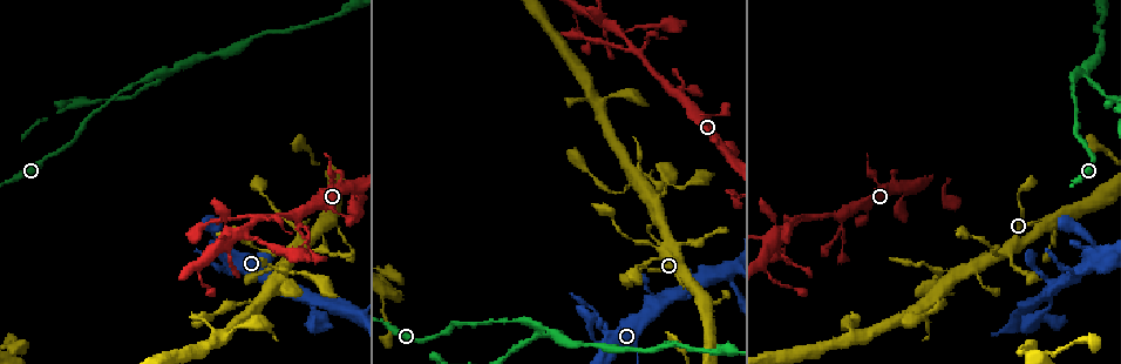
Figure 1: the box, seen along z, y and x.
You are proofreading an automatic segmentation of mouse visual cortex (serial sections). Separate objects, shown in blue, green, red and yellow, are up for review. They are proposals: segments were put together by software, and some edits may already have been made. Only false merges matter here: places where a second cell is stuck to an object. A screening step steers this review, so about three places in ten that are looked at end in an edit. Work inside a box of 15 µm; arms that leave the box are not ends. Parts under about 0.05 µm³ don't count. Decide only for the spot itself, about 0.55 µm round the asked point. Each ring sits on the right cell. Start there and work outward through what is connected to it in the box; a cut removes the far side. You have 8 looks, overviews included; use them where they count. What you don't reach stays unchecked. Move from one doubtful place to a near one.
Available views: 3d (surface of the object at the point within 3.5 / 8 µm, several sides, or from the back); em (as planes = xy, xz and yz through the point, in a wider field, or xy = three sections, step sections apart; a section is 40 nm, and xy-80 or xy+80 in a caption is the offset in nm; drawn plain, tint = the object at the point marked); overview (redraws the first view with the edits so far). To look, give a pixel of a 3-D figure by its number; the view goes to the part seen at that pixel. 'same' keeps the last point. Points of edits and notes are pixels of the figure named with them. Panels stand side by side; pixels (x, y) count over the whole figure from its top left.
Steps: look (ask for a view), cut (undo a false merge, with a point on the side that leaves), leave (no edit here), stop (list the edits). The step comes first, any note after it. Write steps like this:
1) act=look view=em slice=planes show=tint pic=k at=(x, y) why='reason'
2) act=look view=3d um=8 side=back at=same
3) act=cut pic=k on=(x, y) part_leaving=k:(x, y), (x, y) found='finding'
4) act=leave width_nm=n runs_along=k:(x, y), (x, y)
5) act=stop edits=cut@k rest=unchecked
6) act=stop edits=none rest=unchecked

act=look view=3d um=3.5 pic=1 at=(619, 191) why='thin neck'

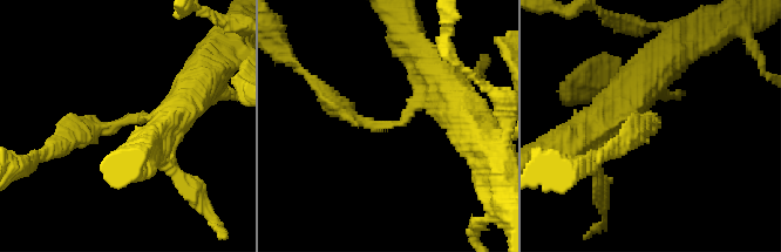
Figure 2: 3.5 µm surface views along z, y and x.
act=look view=em slice=xy step=3 show=plain pic=2 at=(129, 119) arm_widths_nm=250,400 why='now the EM'

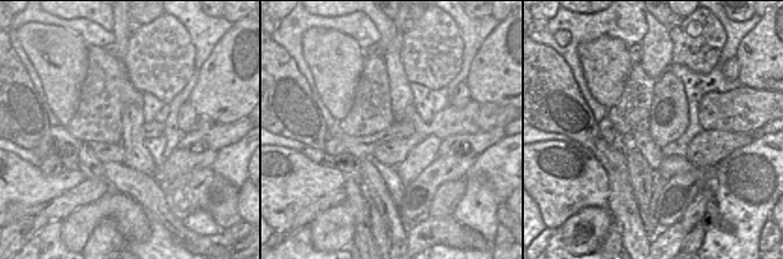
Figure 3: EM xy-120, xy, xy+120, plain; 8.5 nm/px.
act=look view=em slice=xy step=3 show=tint at=same why='where the object lies'

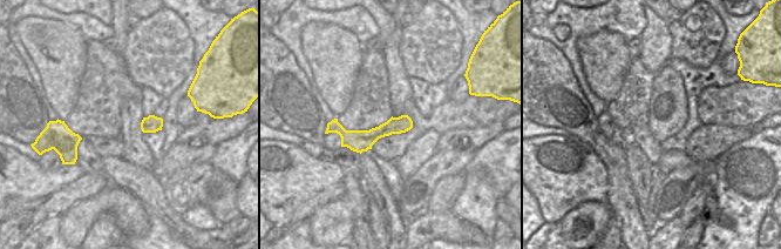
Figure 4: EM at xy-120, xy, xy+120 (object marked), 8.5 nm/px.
act=leave found='all the same cell'

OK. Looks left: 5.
act=look view=3d um=3.5 pic=1 at=(298, 214) why='arms run side by side'

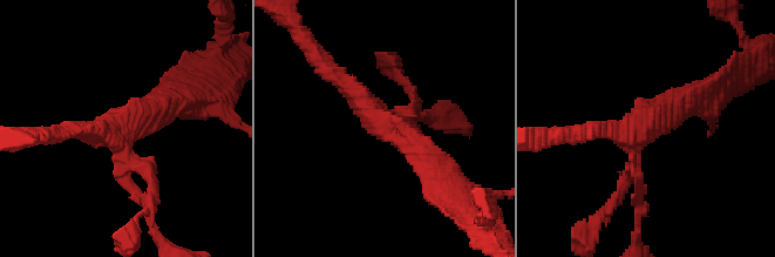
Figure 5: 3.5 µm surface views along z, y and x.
act=look view=em slice=xy step=3 show=tint pic=5 at=(381, 121) arms=4 arm_widths_nm=150,150,250,400

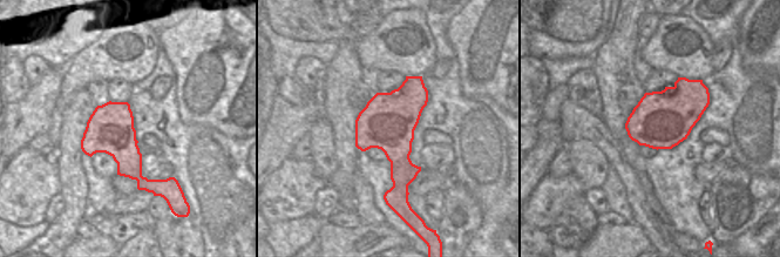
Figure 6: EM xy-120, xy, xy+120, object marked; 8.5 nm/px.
act=leave runs_along=5:(439, 170), (323, 68) found='continuous, no second cell'

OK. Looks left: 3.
act=look view=3d um=3.5 pic=1 at=(162, 71) why='branch point'

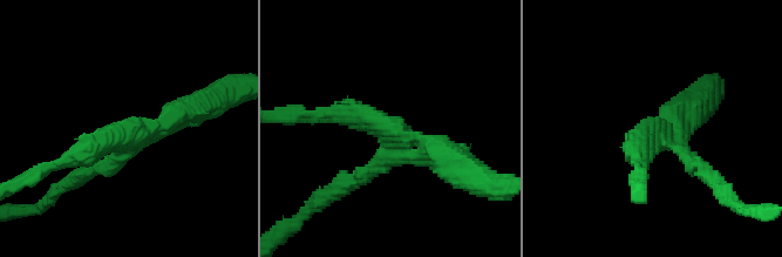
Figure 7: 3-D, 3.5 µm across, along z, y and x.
act=leave arms=3 runs_along=7:(67, 160), (197, 106) found='one cell here'

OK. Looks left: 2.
act=stop edits=none rest=unchecked

